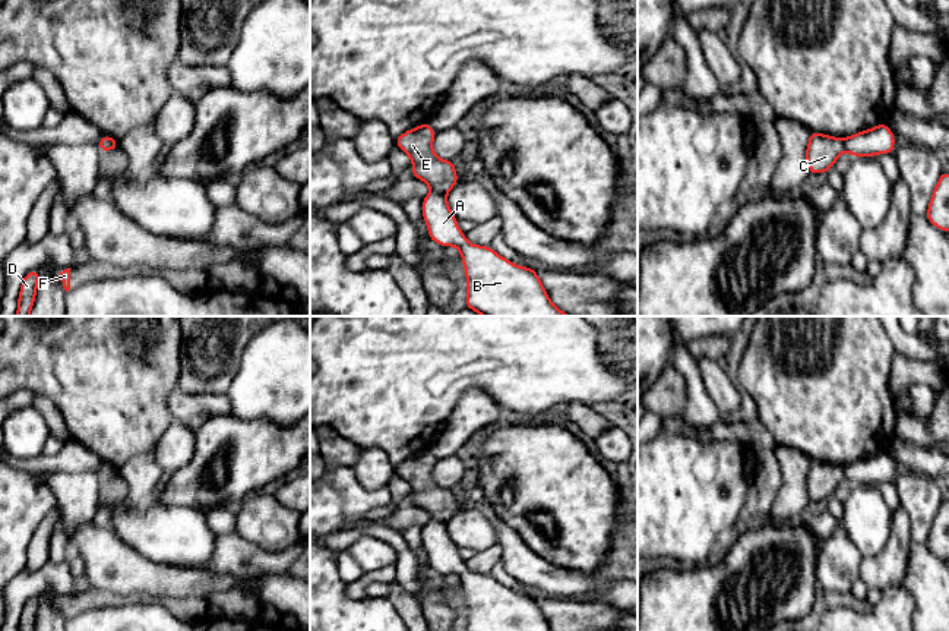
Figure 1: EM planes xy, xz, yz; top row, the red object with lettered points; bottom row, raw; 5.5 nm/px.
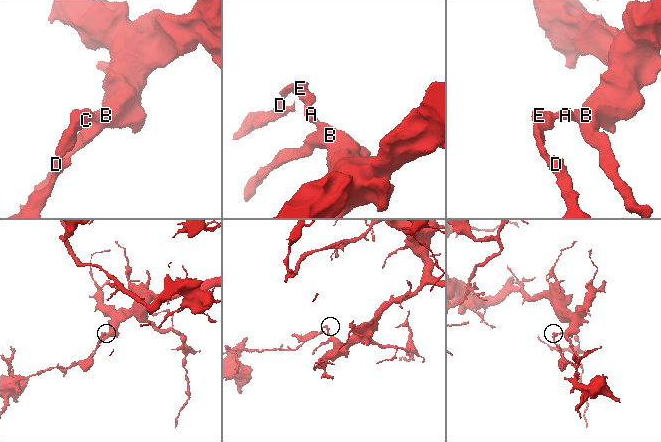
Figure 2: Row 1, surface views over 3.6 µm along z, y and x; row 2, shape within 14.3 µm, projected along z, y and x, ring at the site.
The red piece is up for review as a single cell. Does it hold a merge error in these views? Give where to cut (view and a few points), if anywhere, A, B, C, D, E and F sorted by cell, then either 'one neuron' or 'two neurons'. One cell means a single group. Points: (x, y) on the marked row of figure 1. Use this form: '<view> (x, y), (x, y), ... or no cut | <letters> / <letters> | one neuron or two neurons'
xz (432, 189), (445, 195) | A B / C D E F | two neurons

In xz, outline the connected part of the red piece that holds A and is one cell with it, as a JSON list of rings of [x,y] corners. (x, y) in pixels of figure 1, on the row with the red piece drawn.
[[[431,190],[423,198],[423,220],[428,228],[428,239],[443,247],[456,246],[461,252],[466,275],[465,307],[483,316],[572,316],[557,309],[550,300],[534,268],[515,265],[490,246],[471,244],[458,227],[446,195]]]

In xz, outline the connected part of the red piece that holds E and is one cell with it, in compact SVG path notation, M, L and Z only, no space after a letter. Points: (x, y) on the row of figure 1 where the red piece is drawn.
M423 123L418 127L404 132L395 138L395 143L412 161L412 177L426 182L439 195L447 195L458 184L455 163L440 160L433 152L436 130Z

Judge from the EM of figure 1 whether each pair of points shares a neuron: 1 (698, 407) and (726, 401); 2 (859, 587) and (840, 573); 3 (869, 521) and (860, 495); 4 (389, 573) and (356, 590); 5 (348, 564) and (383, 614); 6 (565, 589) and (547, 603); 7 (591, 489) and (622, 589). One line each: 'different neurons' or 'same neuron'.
1: different neurons
2: different neurons
3: same neuron
4: same neuron
5: different neurons
6: different neurons
7: different neurons

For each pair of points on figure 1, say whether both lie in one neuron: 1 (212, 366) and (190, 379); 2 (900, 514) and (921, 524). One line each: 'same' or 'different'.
1: same
2: different

